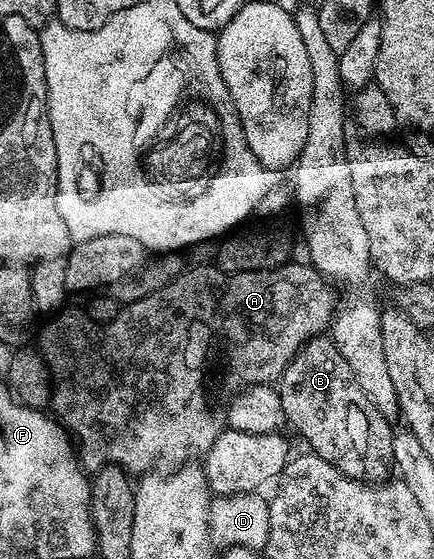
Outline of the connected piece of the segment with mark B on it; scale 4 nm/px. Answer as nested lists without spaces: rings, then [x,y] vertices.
[[[332,338],[308,339],[298,349],[280,377],[279,392],[286,424],[290,428],[293,426],[305,438],[305,443],[309,446],[306,448],[312,454],[323,457],[323,461],[335,465],[339,473],[360,483],[384,483],[390,478],[394,470],[391,453],[394,428],[390,420],[384,419],[379,409],[375,409],[375,405],[367,401],[363,389],[359,389],[359,381],[355,381],[355,373],[351,373],[351,365],[343,361],[343,353],[335,349]]]

